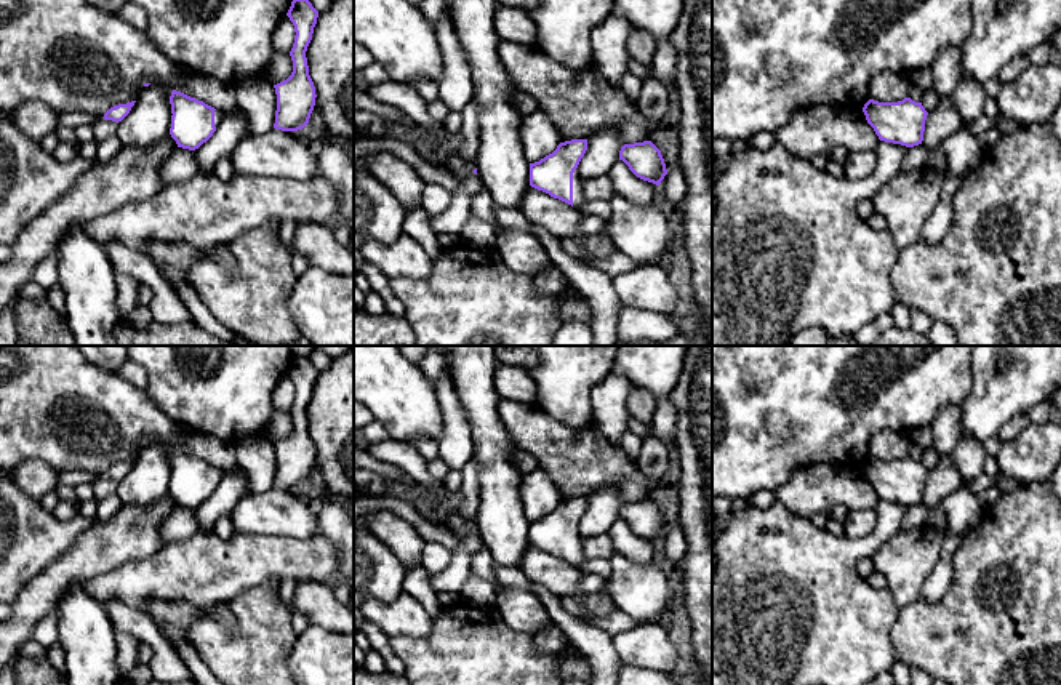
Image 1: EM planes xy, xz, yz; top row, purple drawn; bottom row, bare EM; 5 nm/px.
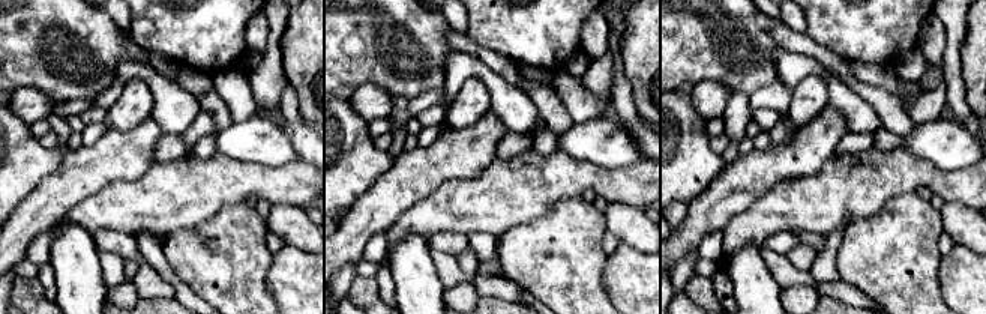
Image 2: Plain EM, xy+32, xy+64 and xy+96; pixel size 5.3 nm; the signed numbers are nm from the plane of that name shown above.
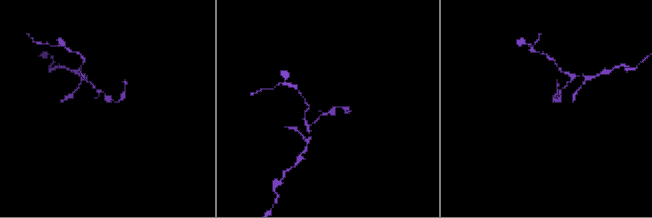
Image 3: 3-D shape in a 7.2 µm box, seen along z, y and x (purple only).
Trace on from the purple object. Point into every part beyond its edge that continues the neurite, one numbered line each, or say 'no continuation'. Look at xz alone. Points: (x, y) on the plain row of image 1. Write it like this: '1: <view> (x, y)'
1: xz (578, 557)

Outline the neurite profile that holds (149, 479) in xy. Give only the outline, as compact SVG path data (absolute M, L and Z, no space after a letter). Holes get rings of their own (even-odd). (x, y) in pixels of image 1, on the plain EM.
M147 445L118 482L117 495L122 504L152 504L170 491L171 474L170 458L158 447Z

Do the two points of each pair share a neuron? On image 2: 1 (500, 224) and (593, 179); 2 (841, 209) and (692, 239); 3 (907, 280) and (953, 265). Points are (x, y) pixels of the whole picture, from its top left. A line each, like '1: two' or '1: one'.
1: one
2: two
3: two

